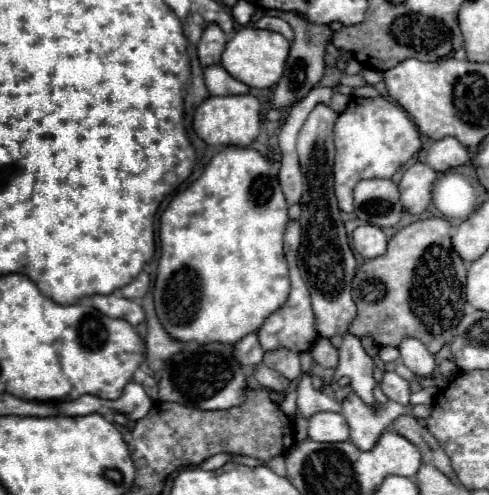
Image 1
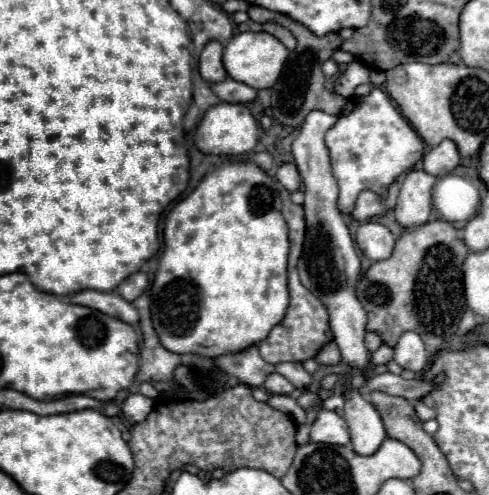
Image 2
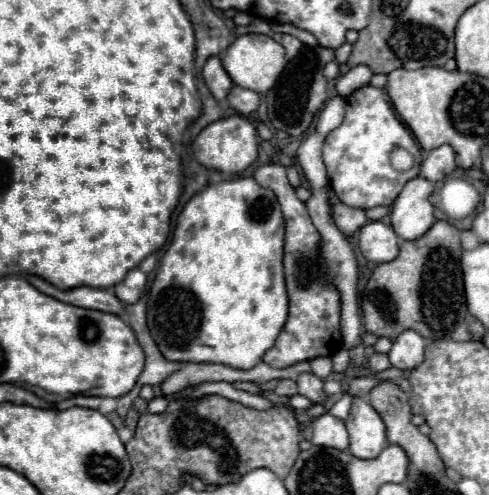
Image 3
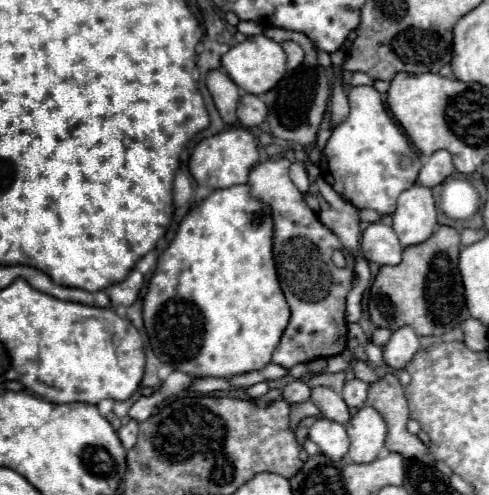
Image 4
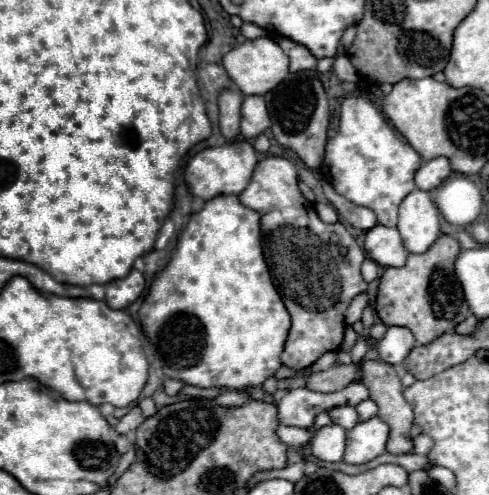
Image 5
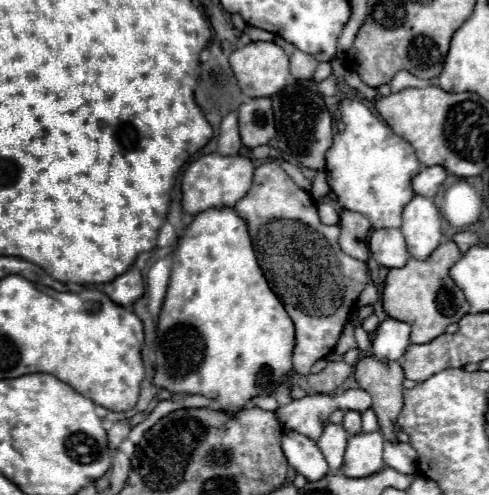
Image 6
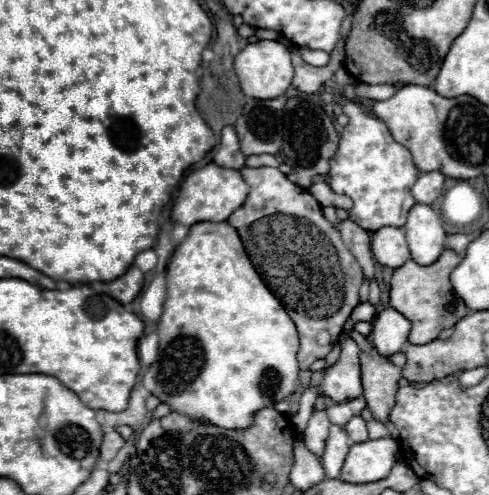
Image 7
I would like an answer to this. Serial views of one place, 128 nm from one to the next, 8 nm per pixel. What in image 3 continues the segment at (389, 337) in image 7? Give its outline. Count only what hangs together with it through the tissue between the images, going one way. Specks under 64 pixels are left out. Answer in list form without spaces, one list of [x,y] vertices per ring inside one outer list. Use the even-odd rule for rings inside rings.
[[[404,330],[392,344],[392,350],[388,352],[388,358],[392,366],[400,370],[412,370],[424,360],[424,346],[426,340],[414,332],[414,330]]]

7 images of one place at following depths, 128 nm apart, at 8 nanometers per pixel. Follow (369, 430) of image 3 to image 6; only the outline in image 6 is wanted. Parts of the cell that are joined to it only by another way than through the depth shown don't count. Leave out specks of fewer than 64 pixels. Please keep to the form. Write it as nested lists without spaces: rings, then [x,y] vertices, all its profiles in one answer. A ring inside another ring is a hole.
[[[360,432],[356,436],[350,436],[340,472],[352,478],[370,476],[378,472],[380,468],[384,468],[382,448],[384,448],[382,432]]]

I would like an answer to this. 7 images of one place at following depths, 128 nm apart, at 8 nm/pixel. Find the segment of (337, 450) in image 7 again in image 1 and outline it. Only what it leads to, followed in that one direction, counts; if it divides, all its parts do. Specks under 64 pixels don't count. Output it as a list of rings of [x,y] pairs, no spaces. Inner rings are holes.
[[[316,412],[308,418],[308,436],[316,442],[344,442],[348,440],[348,424],[342,414]]]

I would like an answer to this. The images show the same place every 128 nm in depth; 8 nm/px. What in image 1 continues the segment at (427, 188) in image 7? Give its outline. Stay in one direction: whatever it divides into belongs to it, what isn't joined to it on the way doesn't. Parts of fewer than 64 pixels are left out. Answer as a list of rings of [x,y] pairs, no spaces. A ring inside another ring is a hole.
[[[442,138],[432,142],[426,154],[426,164],[432,166],[436,172],[446,172],[468,162],[470,162],[468,150],[456,138]]]

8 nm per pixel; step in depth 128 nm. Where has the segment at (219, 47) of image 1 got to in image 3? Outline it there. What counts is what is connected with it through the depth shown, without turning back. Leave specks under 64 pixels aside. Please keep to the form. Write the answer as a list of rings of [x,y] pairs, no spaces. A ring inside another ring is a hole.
[[[210,56],[202,68],[202,76],[204,76],[204,82],[206,86],[210,88],[212,96],[222,102],[226,100],[226,94],[230,92],[230,88],[234,86],[230,76],[226,74],[222,62],[220,62],[220,56]]]

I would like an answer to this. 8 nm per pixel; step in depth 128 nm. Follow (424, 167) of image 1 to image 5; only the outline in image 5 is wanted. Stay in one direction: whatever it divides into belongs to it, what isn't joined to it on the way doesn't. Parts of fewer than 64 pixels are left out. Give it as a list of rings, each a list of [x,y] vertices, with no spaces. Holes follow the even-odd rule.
[[[412,190],[398,210],[398,232],[408,252],[426,252],[440,236],[438,208],[424,190]]]

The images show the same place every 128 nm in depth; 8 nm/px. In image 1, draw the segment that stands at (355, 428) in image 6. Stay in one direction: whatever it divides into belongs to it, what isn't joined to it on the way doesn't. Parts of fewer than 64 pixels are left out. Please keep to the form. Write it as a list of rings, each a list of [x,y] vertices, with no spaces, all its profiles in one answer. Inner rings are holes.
[[[276,348],[272,352],[264,354],[264,364],[276,372],[280,372],[282,376],[286,376],[288,380],[296,380],[300,378],[302,370],[300,370],[300,360],[298,354],[288,350],[288,348]]]

